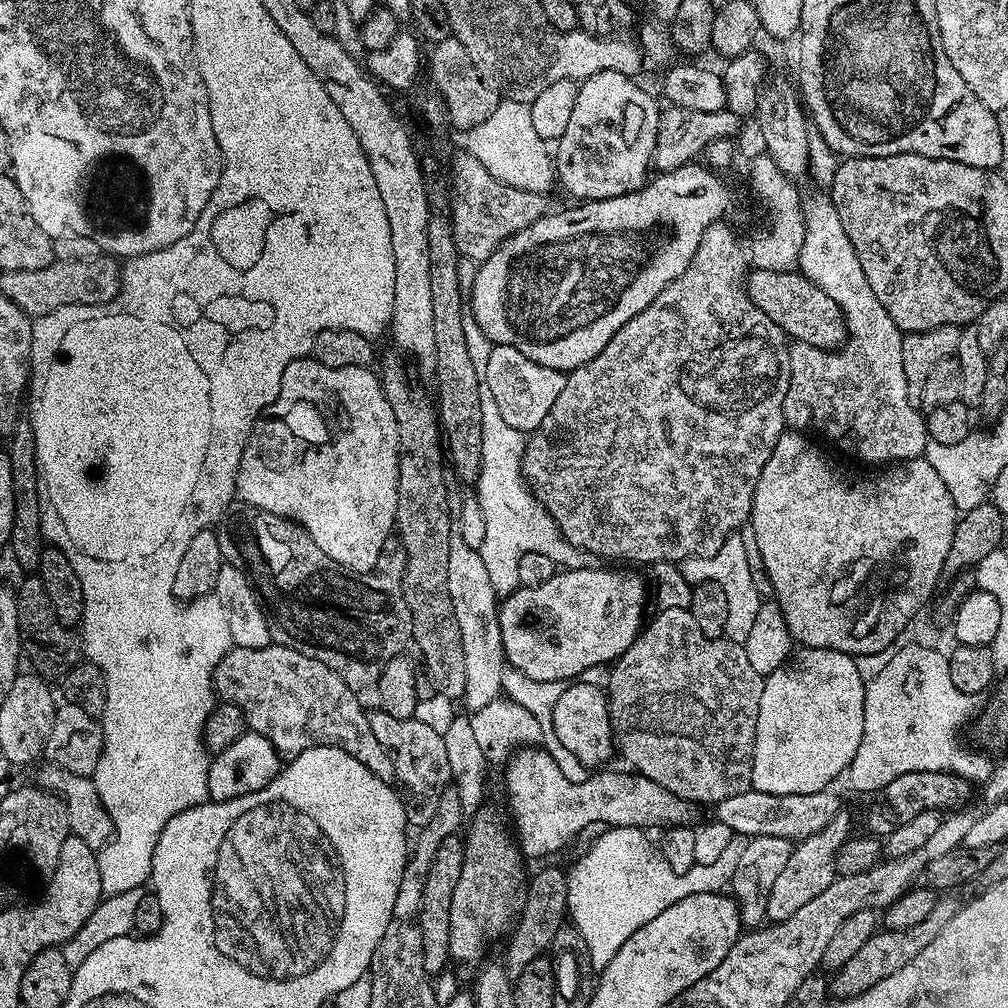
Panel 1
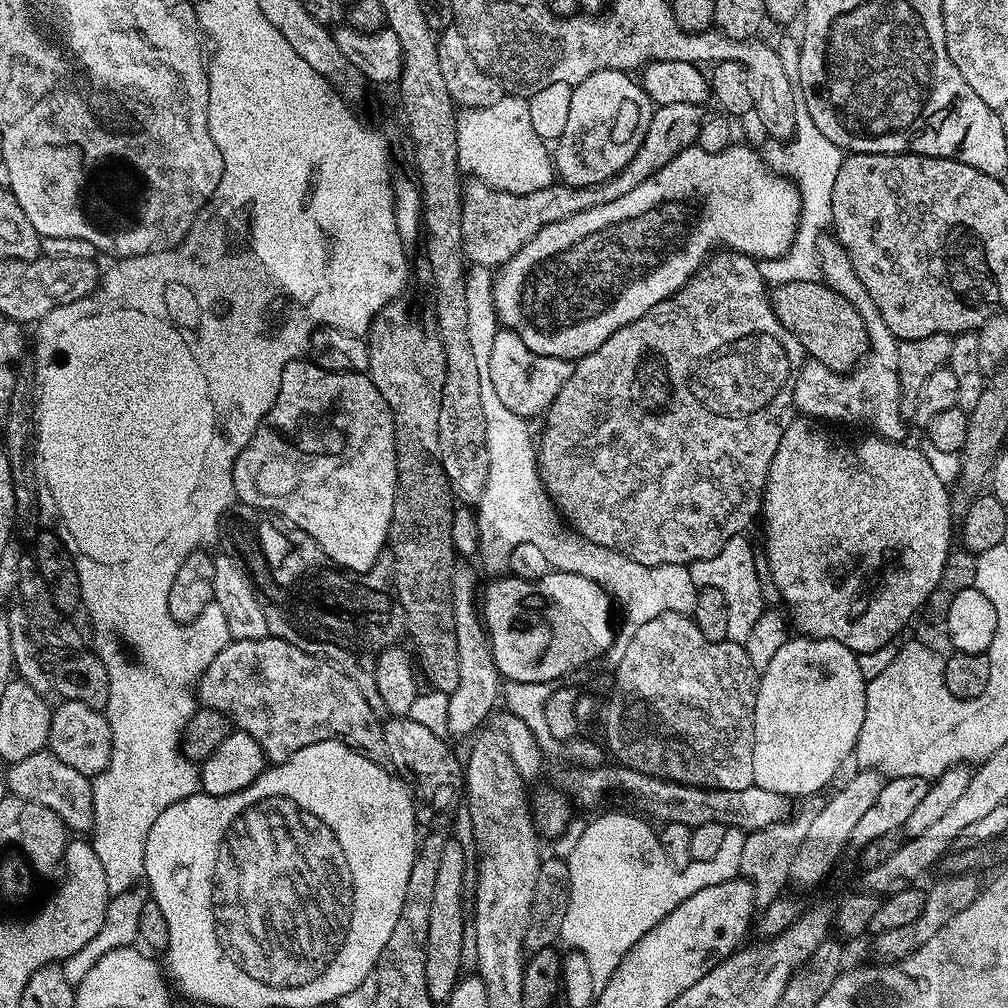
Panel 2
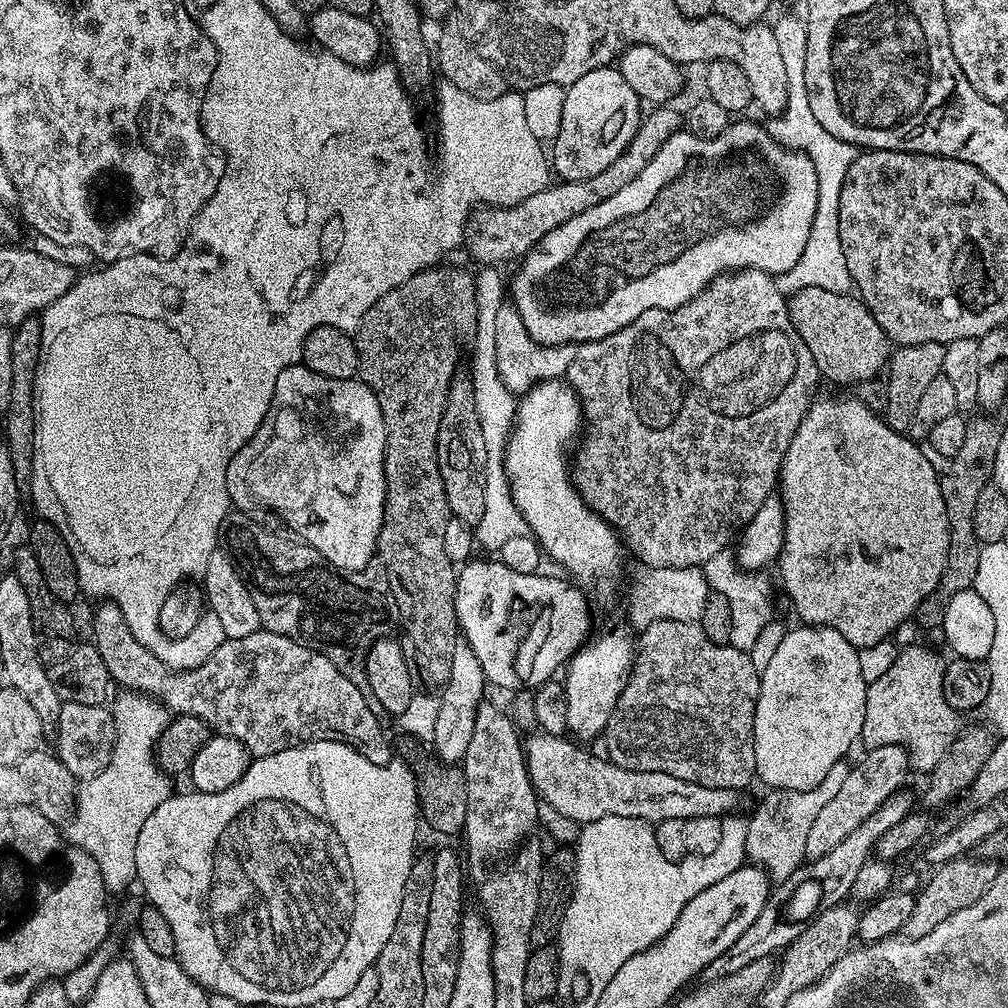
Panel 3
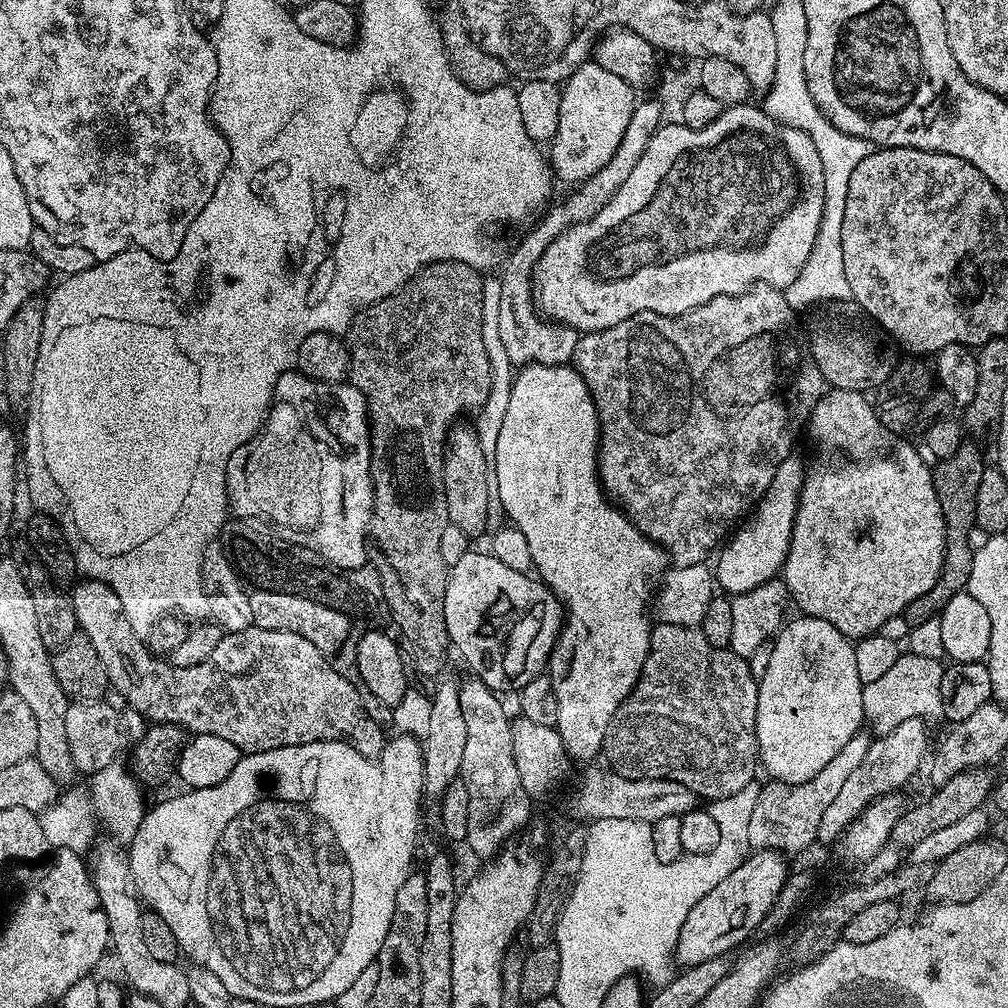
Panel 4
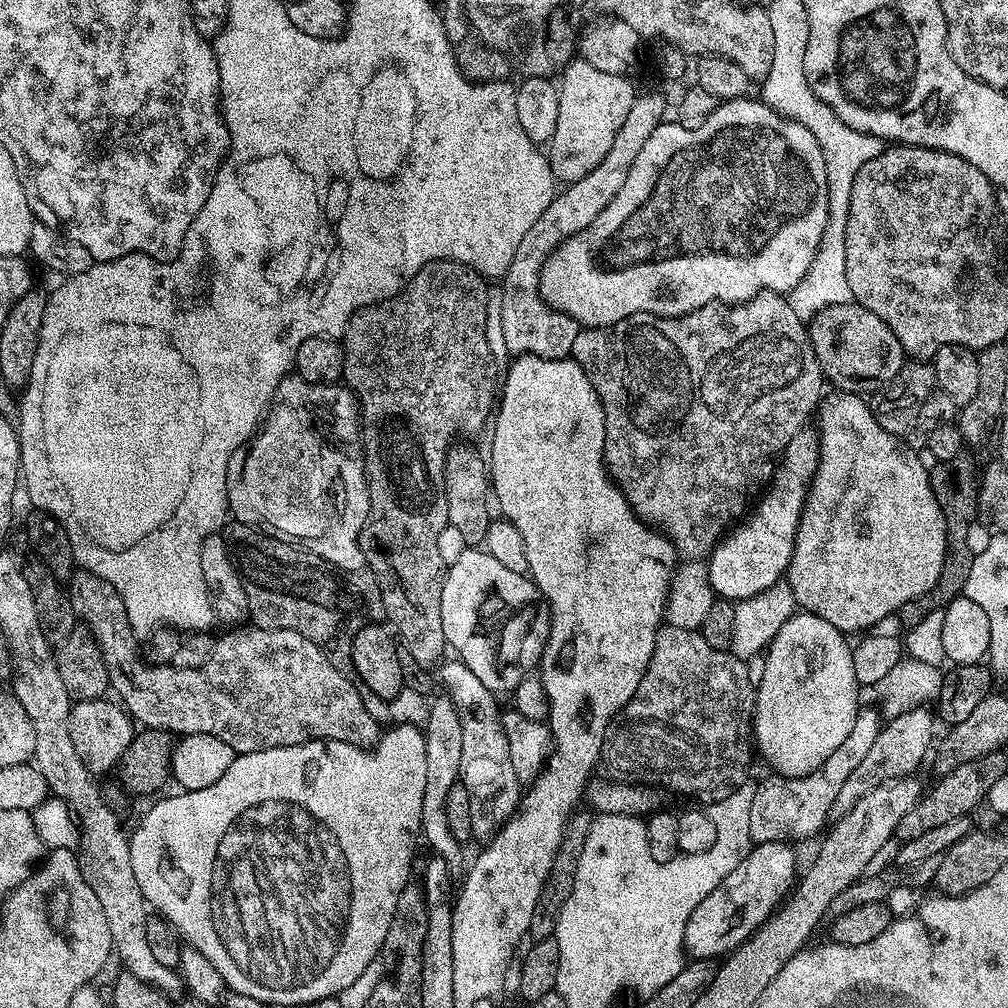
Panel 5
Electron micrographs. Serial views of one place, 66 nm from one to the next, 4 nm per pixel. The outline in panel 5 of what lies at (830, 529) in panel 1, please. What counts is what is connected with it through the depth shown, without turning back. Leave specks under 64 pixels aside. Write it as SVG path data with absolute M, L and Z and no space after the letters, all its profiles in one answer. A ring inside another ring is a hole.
M839 391L835 395L825 395L818 409L819 416L822 416L820 466L812 480L812 487L804 504L804 513L800 516L794 554L792 561L788 563L786 583L790 586L790 590L794 590L796 603L803 611L814 614L818 618L826 618L830 626L834 626L842 633L864 634L875 629L882 618L895 617L900 608L906 606L906 602L917 600L922 594L931 590L942 574L944 560L940 557L940 532L932 532L932 503L936 499L928 481L929 469L926 464L924 468L923 462L904 445L905 441L901 437L891 436L889 432L882 430L882 426L878 426L867 399L849 391Z

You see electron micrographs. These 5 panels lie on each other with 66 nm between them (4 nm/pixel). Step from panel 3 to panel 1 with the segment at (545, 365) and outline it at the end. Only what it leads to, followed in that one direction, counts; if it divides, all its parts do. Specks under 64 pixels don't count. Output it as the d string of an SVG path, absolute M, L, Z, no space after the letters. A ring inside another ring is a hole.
M497 344L490 350L482 384L490 390L503 421L514 430L531 434L542 422L542 418L550 414L550 406L554 406L558 394L562 394L566 386L566 375L558 370L550 370L550 366L538 366L538 362L530 362L530 358L526 358L526 354L518 354L514 346Z

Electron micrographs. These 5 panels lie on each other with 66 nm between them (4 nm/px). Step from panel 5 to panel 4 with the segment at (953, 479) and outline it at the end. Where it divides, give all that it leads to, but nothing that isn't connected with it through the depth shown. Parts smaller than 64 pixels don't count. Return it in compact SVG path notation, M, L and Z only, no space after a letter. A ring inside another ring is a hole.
M971 442L960 445L959 450L950 454L950 458L939 461L932 468L932 481L934 482L934 494L938 494L938 506L942 506L944 515L944 561L940 576L910 606L906 606L902 613L909 629L914 626L922 626L922 622L930 622L937 619L938 614L954 598L954 594L965 591L970 582L970 566L974 564L975 551L972 544L972 532L976 528L976 503L978 502L978 486L982 486L982 474L986 467L984 456Z

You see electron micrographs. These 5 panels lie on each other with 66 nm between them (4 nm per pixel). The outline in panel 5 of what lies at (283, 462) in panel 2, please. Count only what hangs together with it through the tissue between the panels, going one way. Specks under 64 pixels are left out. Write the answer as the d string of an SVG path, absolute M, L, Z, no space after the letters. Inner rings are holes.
M289 374L274 390L272 402L250 443L233 459L228 475L228 492L236 516L245 522L259 522L263 528L292 532L294 539L303 538L315 554L342 571L365 567L360 549L362 522L367 520L370 502L364 477L362 428L357 420L358 408L347 387L335 384L307 384Z

